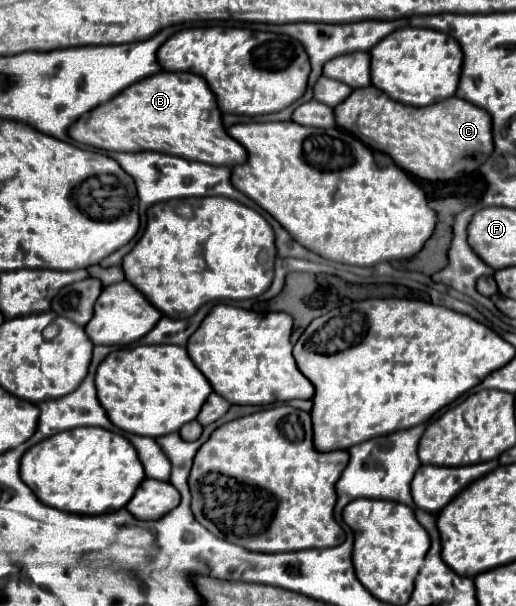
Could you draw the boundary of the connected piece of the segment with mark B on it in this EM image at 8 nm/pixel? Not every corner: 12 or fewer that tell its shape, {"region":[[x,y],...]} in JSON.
{"region":[[161,71],[69,127],[103,151],[235,167],[205,79]]}

